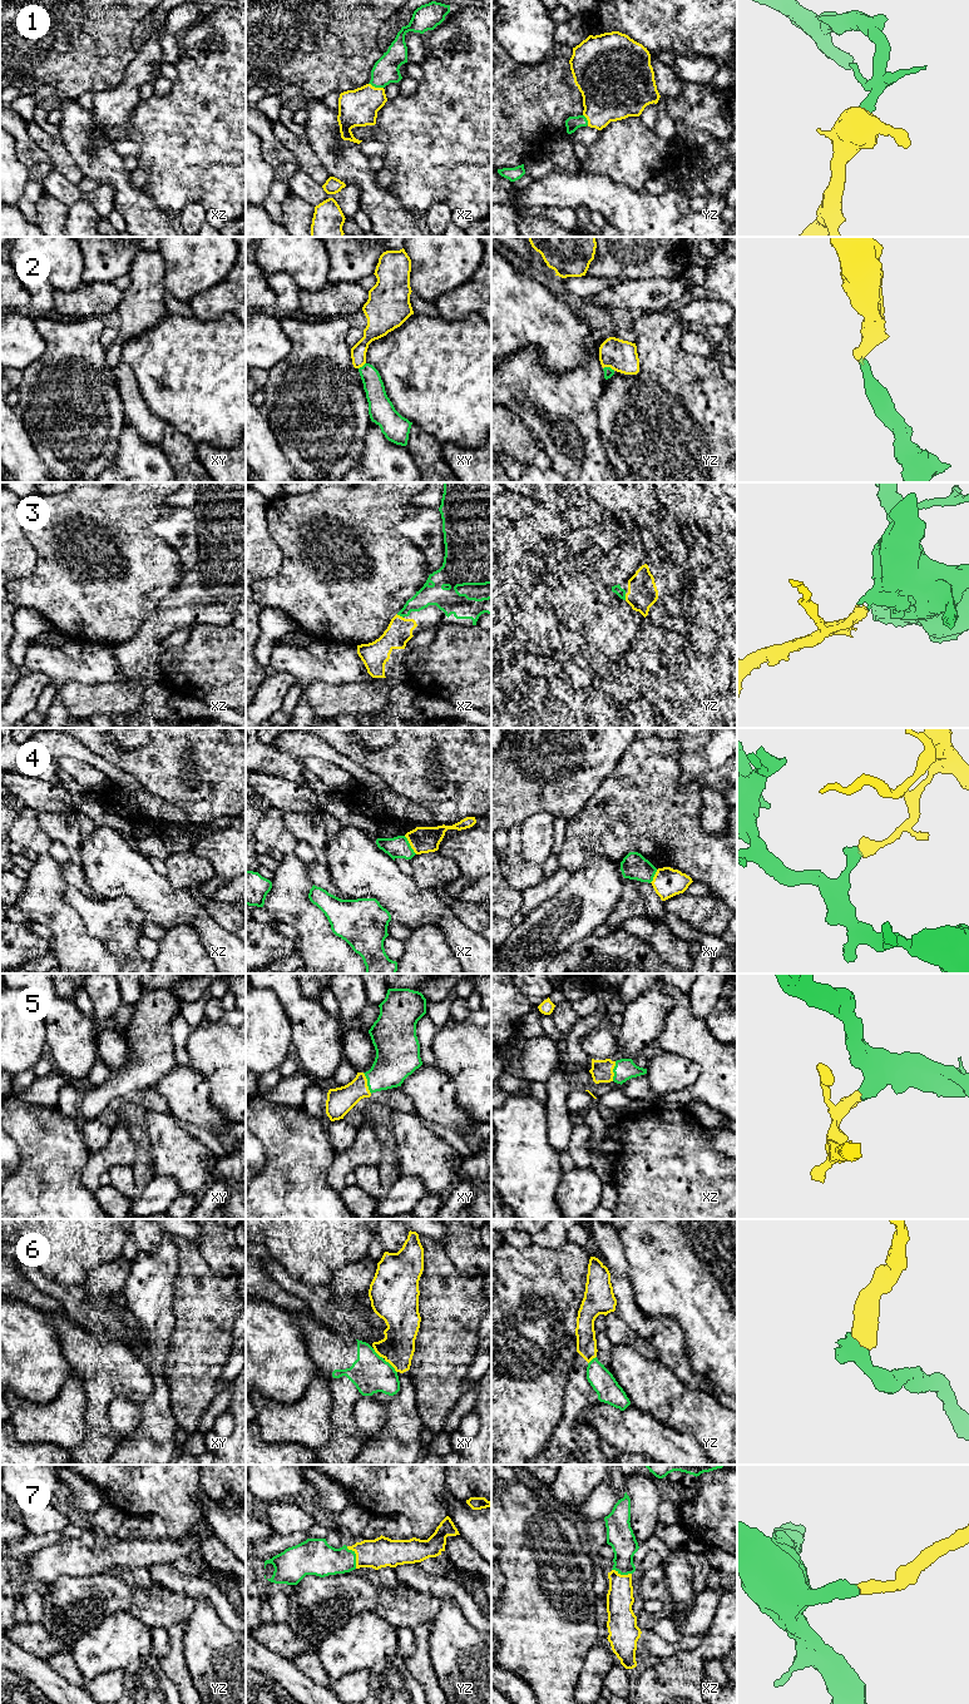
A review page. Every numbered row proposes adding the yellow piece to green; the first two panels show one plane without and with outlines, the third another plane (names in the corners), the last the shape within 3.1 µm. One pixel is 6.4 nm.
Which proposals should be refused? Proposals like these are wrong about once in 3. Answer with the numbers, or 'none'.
4, 6

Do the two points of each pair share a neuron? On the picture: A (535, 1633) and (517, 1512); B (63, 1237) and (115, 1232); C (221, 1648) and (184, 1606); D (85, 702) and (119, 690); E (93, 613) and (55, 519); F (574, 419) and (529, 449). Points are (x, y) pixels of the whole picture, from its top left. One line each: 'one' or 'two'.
A: one
B: one
C: two
D: one
E: one
F: two

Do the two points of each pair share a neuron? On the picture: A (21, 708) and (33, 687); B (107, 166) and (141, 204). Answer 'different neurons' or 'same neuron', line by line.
A: same neuron
B: same neuron

